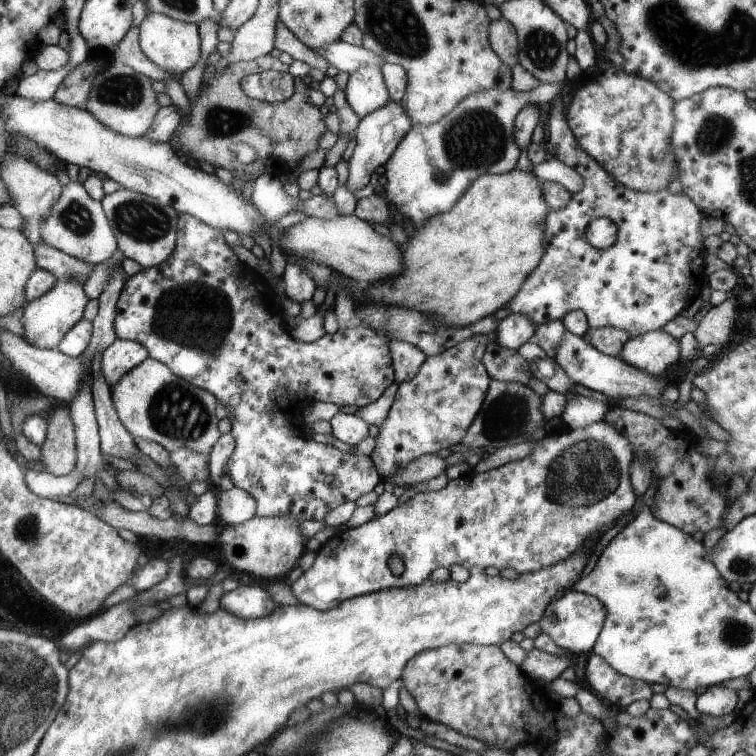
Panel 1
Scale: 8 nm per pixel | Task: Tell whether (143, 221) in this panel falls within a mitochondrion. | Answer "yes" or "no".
yes

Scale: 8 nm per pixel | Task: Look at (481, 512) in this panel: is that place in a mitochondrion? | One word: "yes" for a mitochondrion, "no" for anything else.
no

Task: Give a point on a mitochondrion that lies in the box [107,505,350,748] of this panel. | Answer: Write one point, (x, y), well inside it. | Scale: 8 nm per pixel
(206, 717)

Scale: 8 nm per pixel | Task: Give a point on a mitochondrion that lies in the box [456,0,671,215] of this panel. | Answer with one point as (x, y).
(541, 46)

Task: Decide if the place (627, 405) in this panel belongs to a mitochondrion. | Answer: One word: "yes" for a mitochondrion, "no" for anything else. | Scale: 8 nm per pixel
no

